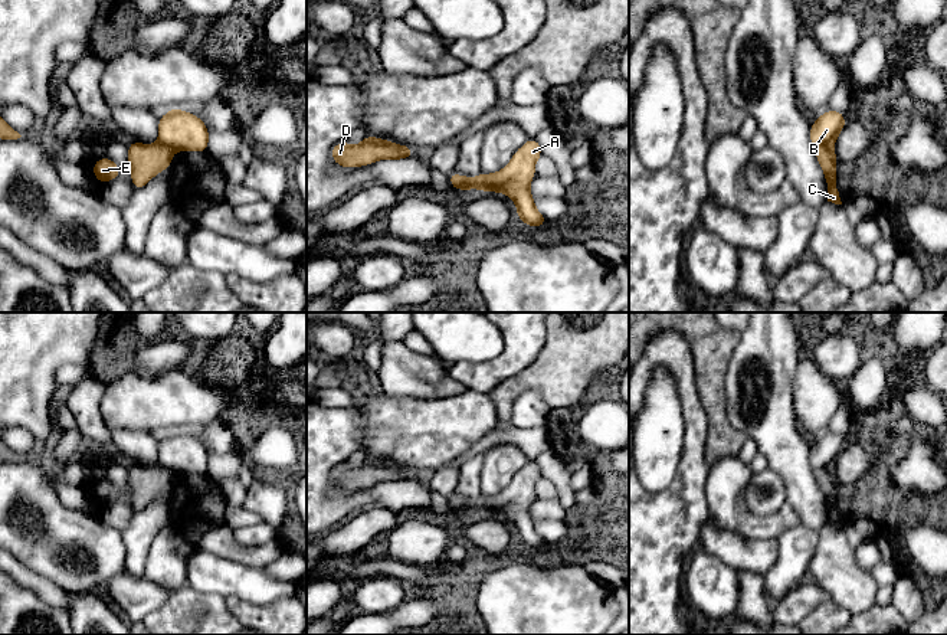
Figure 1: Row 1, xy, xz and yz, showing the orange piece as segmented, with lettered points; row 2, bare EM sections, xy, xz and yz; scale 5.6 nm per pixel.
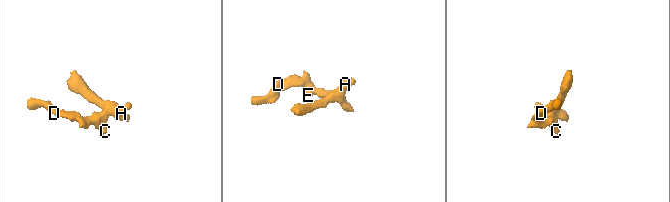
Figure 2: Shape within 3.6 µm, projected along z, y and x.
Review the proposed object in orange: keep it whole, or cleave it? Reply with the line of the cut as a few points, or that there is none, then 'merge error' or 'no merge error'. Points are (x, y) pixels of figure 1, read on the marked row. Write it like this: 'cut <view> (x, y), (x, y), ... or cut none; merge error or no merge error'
cut xz (485, 174), (488, 192); merge error

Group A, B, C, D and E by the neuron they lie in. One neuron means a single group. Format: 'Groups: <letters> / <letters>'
Groups: A B / C D E

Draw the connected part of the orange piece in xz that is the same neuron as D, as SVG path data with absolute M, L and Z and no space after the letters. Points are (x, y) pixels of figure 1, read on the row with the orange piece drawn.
M366 135L360 144L353 147L347 141L337 143L331 150L331 157L341 167L357 168L379 160L410 158L413 157L413 147Z

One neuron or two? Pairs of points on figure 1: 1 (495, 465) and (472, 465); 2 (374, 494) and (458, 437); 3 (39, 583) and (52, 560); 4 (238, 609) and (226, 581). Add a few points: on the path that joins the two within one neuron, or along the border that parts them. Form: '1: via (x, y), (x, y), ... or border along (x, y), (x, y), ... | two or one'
1: border along (488, 451), (481, 468), (481, 488), (478, 494) | two
2: via (325, 483), (325, 464), (354, 435), (408, 435) | one
3: border along (15, 557), (49, 579), (68, 595) | two
4: border along (225, 598), (235, 596), (246, 602), (265, 605) | two

